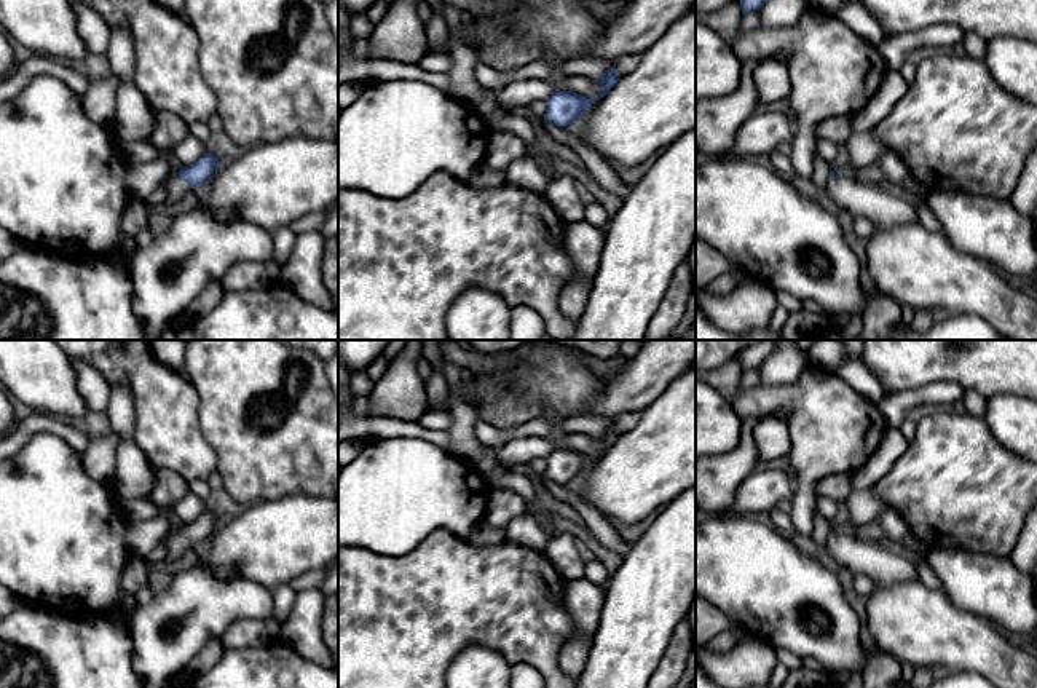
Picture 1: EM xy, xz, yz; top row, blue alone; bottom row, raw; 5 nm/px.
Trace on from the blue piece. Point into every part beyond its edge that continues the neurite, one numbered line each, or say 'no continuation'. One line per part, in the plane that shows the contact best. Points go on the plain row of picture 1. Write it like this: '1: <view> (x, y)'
1: xy (173, 541)

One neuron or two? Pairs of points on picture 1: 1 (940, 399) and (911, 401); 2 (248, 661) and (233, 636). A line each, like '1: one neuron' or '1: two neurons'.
1: one neuron
2: two neurons

